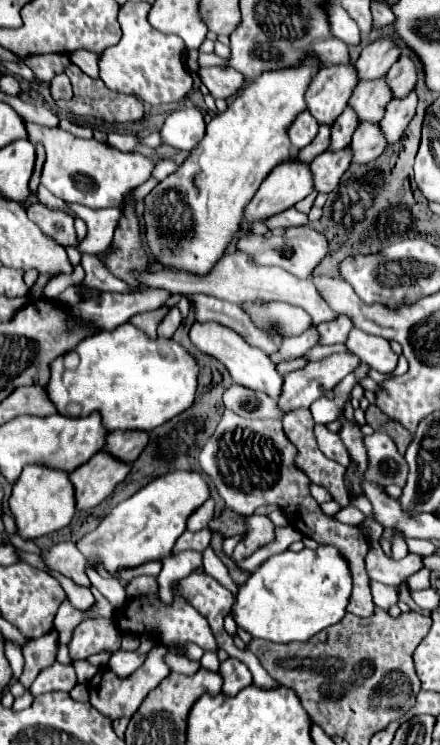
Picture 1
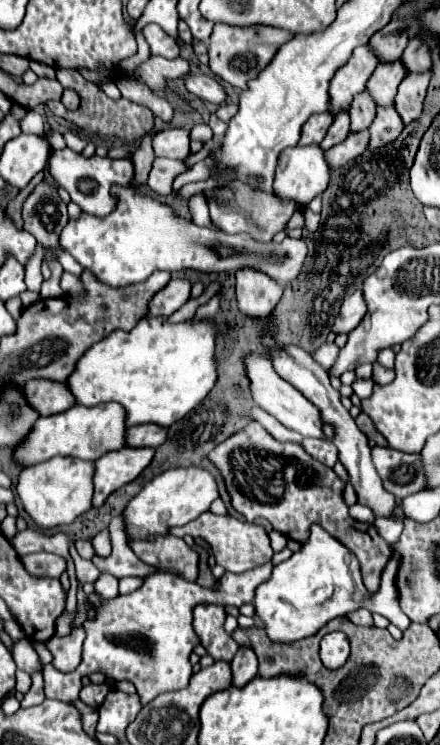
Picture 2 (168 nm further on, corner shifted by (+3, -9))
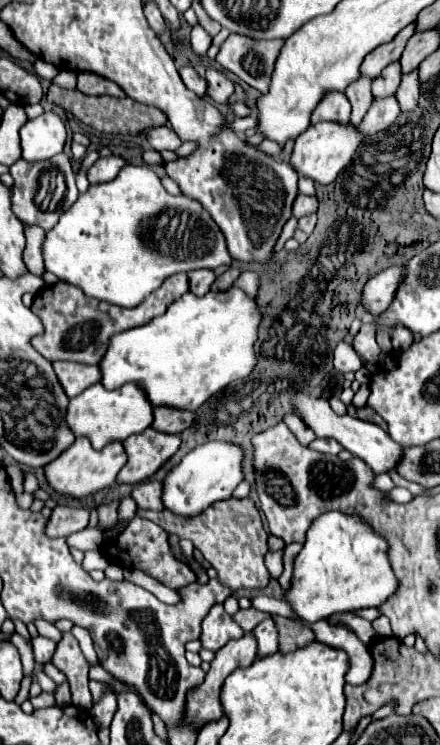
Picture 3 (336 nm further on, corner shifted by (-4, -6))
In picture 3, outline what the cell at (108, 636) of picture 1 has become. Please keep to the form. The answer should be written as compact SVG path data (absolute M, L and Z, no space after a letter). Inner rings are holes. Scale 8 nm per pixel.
M62 633L52 663L68 677L70 691L72 691L72 705L90 711L94 701L88 689L88 663L72 633Z

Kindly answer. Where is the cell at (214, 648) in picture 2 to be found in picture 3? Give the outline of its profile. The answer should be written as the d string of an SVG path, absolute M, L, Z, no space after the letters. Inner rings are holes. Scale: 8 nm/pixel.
M214 605L202 619L200 641L204 649L218 651L232 639L242 639L244 631L234 623L234 619L224 611L222 605Z

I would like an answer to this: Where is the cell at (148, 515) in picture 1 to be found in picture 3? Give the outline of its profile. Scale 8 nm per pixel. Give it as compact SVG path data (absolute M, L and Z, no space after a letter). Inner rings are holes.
M210 441L204 445L198 445L194 451L182 457L182 461L164 477L162 481L162 503L164 509L192 517L200 515L200 511L208 509L216 501L224 501L232 495L236 485L242 481L242 451L240 447L232 443L222 441Z

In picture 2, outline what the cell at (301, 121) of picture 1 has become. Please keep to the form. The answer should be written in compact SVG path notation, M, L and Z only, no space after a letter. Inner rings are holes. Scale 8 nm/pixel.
M331 112L313 114L313 116L305 122L305 126L303 126L303 130L301 130L301 140L299 140L299 144L309 144L309 142L317 142L317 144L319 144L319 142L325 138L327 128L331 126L331 122L333 122L333 114L331 114Z

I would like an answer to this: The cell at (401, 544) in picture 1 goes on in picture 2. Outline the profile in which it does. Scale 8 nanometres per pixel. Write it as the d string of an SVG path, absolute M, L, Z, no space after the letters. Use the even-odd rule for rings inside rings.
M399 504L391 516L375 518L375 524L387 542L397 542L397 538L401 536L401 530L403 530L403 518L405 518L405 514L403 514L403 508Z

